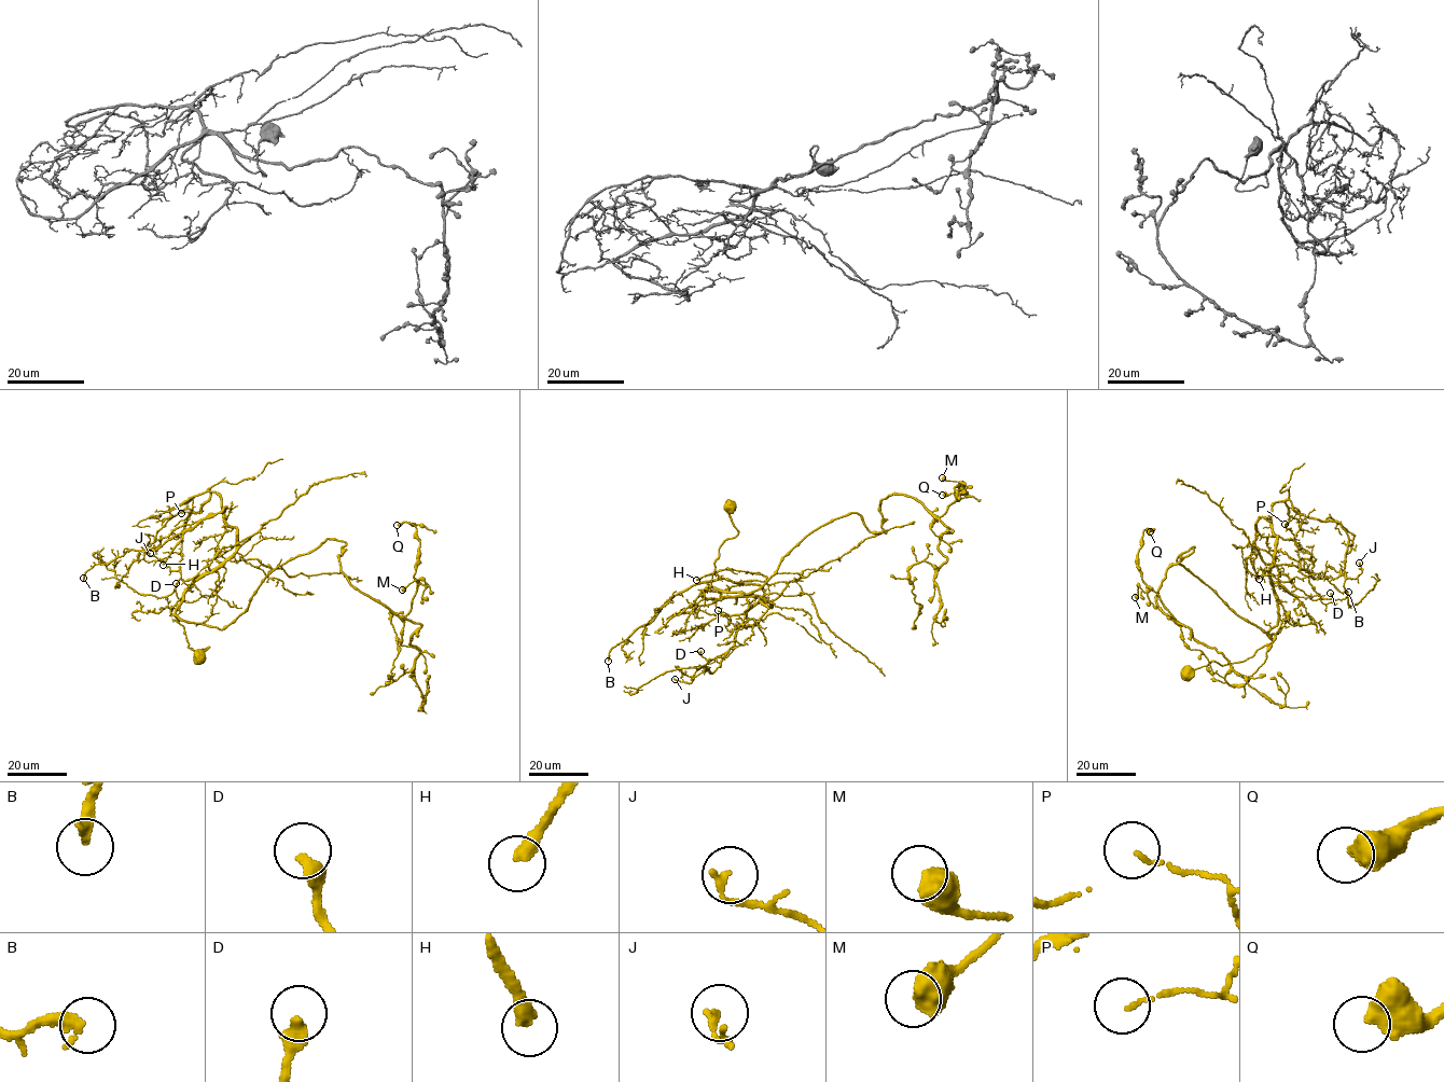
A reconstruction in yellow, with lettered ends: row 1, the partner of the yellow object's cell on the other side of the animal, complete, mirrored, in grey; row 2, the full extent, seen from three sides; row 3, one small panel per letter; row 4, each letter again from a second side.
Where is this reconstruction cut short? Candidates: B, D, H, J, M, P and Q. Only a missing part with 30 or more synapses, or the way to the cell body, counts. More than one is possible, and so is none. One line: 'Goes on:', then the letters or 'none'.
Goes on: H

